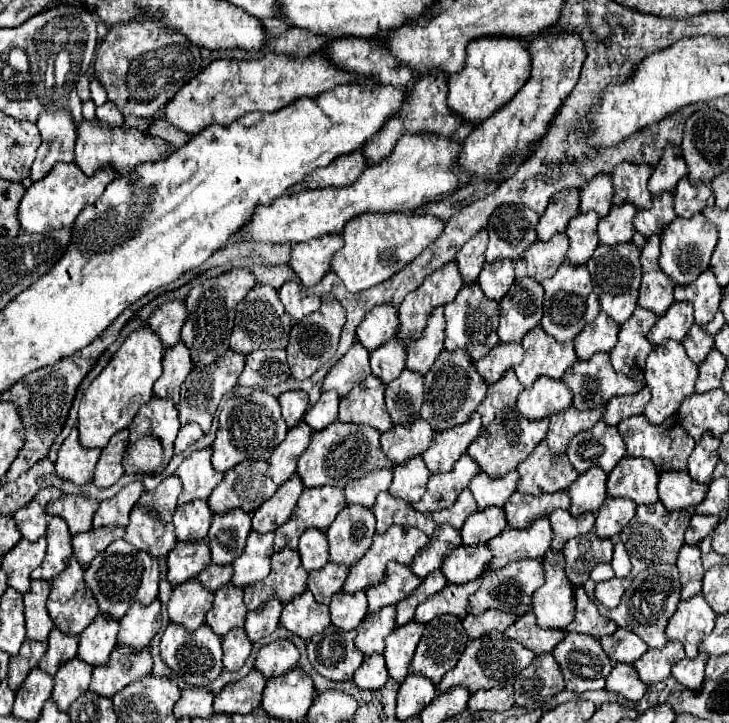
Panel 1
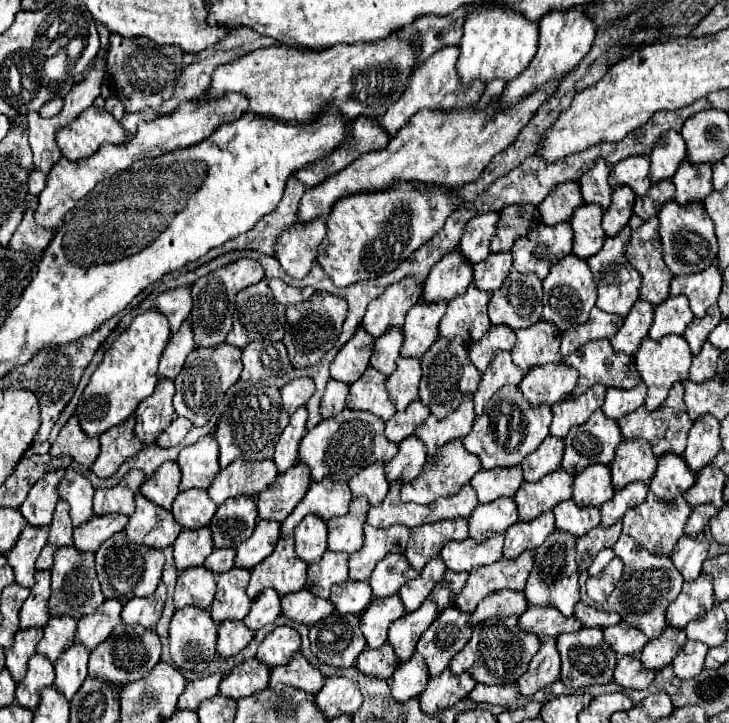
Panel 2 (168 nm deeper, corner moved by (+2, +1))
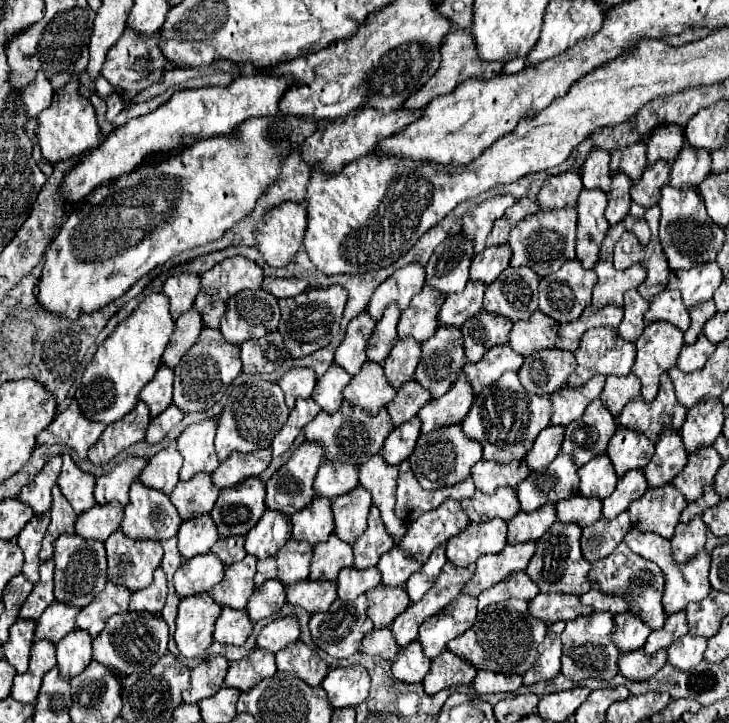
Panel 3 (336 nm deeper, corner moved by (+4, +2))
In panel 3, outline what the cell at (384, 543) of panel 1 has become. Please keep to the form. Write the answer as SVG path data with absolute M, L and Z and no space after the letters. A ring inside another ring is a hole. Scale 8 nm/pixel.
M371 506L369 528L361 534L361 538L353 546L353 552L355 552L353 568L357 568L357 570L373 568L379 562L379 558L385 552L389 552L393 546L395 546L395 540L391 538L391 534L383 526L377 506Z

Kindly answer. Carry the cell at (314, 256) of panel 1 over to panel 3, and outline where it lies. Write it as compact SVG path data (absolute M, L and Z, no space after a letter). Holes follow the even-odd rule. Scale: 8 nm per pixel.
M283 202L263 216L257 226L257 250L273 268L285 268L303 246L307 210L303 204Z

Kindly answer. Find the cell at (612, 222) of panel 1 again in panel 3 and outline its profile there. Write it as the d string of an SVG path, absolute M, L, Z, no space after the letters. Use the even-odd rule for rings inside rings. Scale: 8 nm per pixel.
M613 174L613 188L607 194L609 204L605 210L605 218L607 218L609 226L615 226L629 214L629 206L631 206L629 190L631 190L629 178L625 178L625 174Z

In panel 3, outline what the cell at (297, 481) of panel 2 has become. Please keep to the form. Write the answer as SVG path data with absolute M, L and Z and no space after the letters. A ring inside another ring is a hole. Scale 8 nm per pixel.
M303 442L299 446L299 450L289 458L289 462L285 466L281 466L265 484L267 492L265 492L265 504L269 510L277 510L283 512L287 516L293 516L297 510L305 508L311 500L313 500L313 480L315 474L323 462L323 448L315 442Z

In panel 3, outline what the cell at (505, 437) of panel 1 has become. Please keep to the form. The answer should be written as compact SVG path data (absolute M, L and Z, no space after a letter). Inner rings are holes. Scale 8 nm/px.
M505 372L495 384L487 386L475 398L471 412L463 420L461 428L467 438L473 438L483 446L483 460L507 464L525 458L539 432L549 426L549 416L551 416L549 396L529 394L521 386L517 372Z

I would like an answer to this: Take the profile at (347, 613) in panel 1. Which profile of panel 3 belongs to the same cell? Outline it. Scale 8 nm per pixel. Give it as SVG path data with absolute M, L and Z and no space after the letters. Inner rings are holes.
M343 568L337 578L337 594L341 602L353 602L359 594L369 592L379 584L381 576L375 568L369 570L355 570L355 568Z

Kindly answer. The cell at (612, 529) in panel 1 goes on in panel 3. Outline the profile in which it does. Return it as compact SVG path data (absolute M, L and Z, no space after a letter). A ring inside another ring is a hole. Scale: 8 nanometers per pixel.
M631 470L617 482L615 492L603 500L603 516L609 520L615 518L623 510L627 510L633 500L641 498L645 490L647 490L647 482L643 476L643 470Z

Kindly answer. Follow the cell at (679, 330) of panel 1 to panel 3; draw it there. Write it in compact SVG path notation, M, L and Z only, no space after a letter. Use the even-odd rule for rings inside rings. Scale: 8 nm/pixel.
M663 290L661 294L657 294L649 306L649 310L645 312L645 322L653 324L665 320L681 330L689 328L689 312L681 300L681 292L677 290Z

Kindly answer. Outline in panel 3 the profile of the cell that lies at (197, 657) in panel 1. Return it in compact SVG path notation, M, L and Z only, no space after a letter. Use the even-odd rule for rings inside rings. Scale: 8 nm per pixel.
M207 592L181 600L175 630L175 642L181 656L203 658L207 654L207 648L213 642L213 628L219 614L221 608Z

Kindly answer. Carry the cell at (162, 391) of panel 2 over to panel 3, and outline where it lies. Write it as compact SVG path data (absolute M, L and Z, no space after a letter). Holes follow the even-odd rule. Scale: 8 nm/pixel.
M161 364L155 378L141 390L139 398L149 406L151 418L155 418L155 416L163 414L167 410L167 406L173 404L171 394L173 394L173 370L167 368L165 364Z

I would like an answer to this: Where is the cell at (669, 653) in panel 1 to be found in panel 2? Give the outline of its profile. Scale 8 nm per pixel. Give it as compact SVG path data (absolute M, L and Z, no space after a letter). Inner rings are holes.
M665 627L663 635L657 639L649 639L649 643L641 651L641 661L647 669L663 669L667 667L675 655L679 653L679 647L685 643L685 629L675 629L675 627Z

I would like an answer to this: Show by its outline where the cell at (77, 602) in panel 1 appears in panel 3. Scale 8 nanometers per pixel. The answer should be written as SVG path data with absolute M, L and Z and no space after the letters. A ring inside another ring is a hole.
M63 534L55 540L53 560L55 560L55 600L57 602L85 608L89 602L93 602L93 598L97 594L101 594L101 590L107 584L107 580L105 580L105 568L107 568L105 548L97 540L83 540L77 534L73 534L73 536Z

